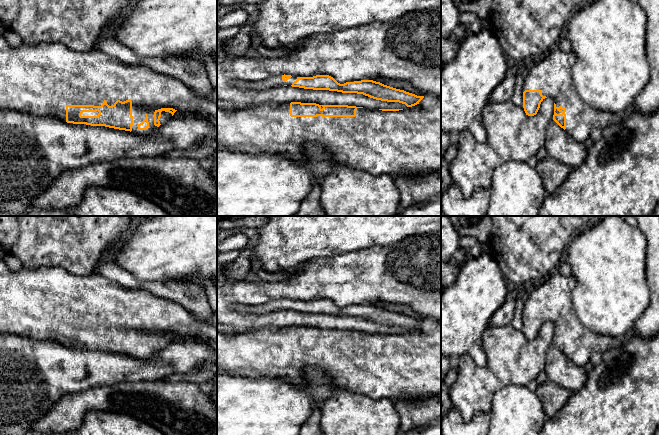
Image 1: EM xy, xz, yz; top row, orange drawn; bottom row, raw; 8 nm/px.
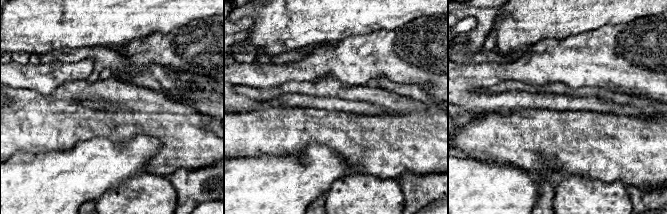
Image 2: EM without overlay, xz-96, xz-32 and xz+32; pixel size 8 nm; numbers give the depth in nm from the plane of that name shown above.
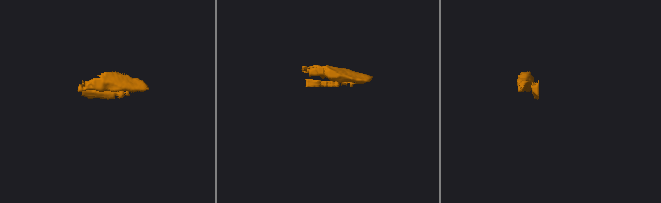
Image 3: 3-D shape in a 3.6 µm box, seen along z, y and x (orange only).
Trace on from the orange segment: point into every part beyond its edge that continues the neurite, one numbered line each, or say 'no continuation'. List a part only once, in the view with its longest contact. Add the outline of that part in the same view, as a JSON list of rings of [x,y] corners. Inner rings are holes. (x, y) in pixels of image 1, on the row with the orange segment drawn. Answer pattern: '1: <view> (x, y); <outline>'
1: xy (41, 79); [[[0,36],[0,110],[53,116],[66,121],[67,105],[101,106],[106,100],[112,106],[117,100],[124,102],[129,99],[132,101],[132,132],[140,135],[150,134],[158,128],[154,125],[154,112],[161,108],[217,118],[217,102],[192,92],[180,80],[147,66],[127,65],[97,49],[76,52],[60,43],[22,43],[12,47],[4,36]],[[146,116],[149,127],[139,130],[137,125]]]

